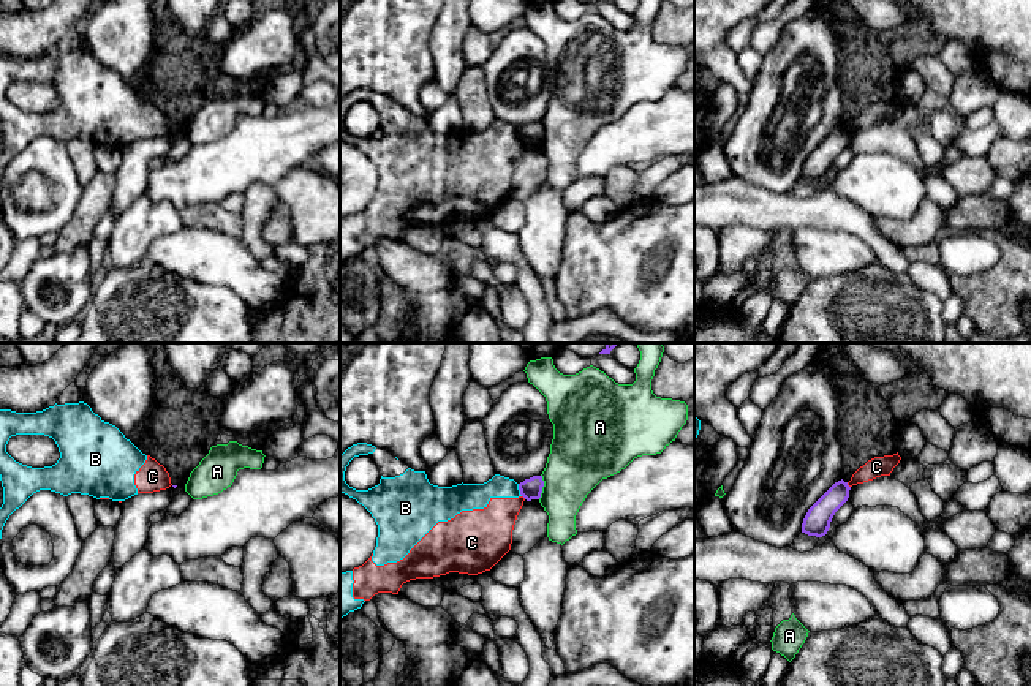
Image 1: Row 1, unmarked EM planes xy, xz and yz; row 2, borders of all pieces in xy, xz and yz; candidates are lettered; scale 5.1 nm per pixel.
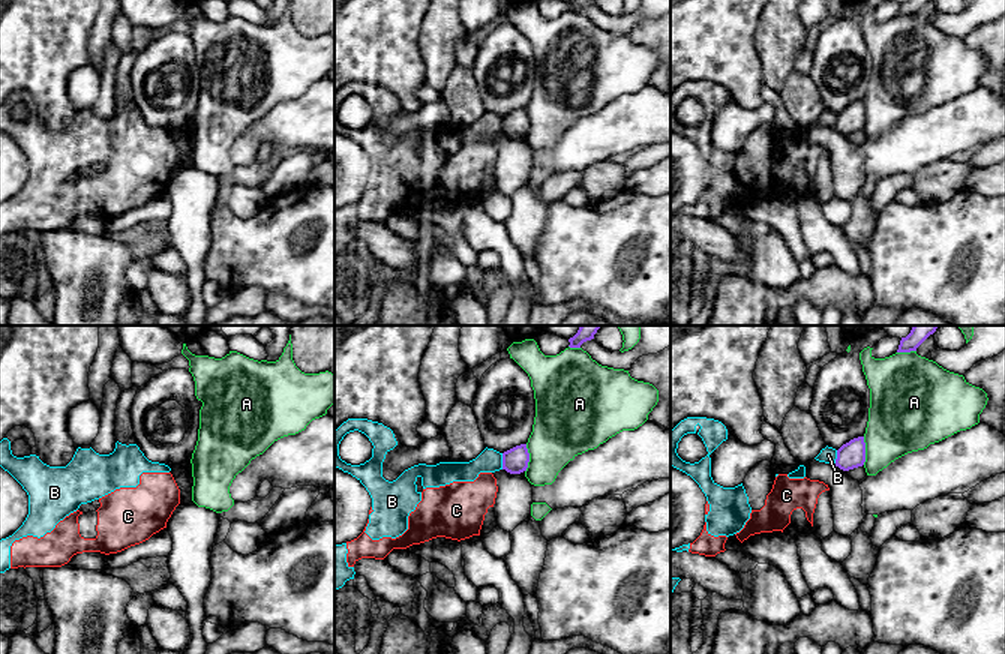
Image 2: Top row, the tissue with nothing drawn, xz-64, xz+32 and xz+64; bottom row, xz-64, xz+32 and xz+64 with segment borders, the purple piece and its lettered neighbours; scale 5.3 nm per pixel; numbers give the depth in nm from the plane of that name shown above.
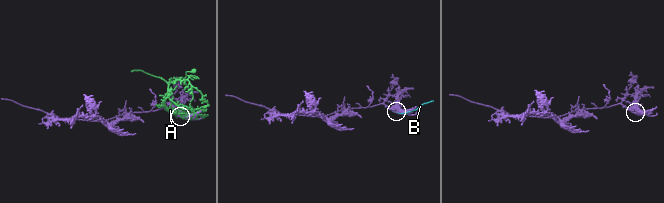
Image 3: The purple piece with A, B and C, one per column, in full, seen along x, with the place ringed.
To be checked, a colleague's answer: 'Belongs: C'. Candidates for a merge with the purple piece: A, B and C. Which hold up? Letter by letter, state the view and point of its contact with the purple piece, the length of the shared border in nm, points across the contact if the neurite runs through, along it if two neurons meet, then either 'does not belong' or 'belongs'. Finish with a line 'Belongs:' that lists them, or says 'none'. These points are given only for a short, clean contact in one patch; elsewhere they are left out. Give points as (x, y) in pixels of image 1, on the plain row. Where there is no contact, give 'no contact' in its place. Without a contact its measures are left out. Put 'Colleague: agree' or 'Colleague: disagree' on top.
Colleague: disagree
A: meets purple in xz at (541, 133); contact 130 nm long; does not belong
B: meets purple in xz at (519, 135); contact 70 nm long; does not belong
C: meets purple in yz at (848, 131); contact 40 nm long; border along yz (846, 128), (849, 133); does not belong
Belongs: none

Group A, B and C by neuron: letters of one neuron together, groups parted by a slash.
A / B C

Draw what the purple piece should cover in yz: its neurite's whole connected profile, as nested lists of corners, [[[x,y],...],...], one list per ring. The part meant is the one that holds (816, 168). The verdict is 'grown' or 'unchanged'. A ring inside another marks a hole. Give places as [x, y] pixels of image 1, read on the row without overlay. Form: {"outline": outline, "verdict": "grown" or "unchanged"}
{"outline": [[[843,125],[835,128],[806,158],[802,179],[822,183],[835,158],[848,147],[851,133]]], "verdict": "unchanged"}

